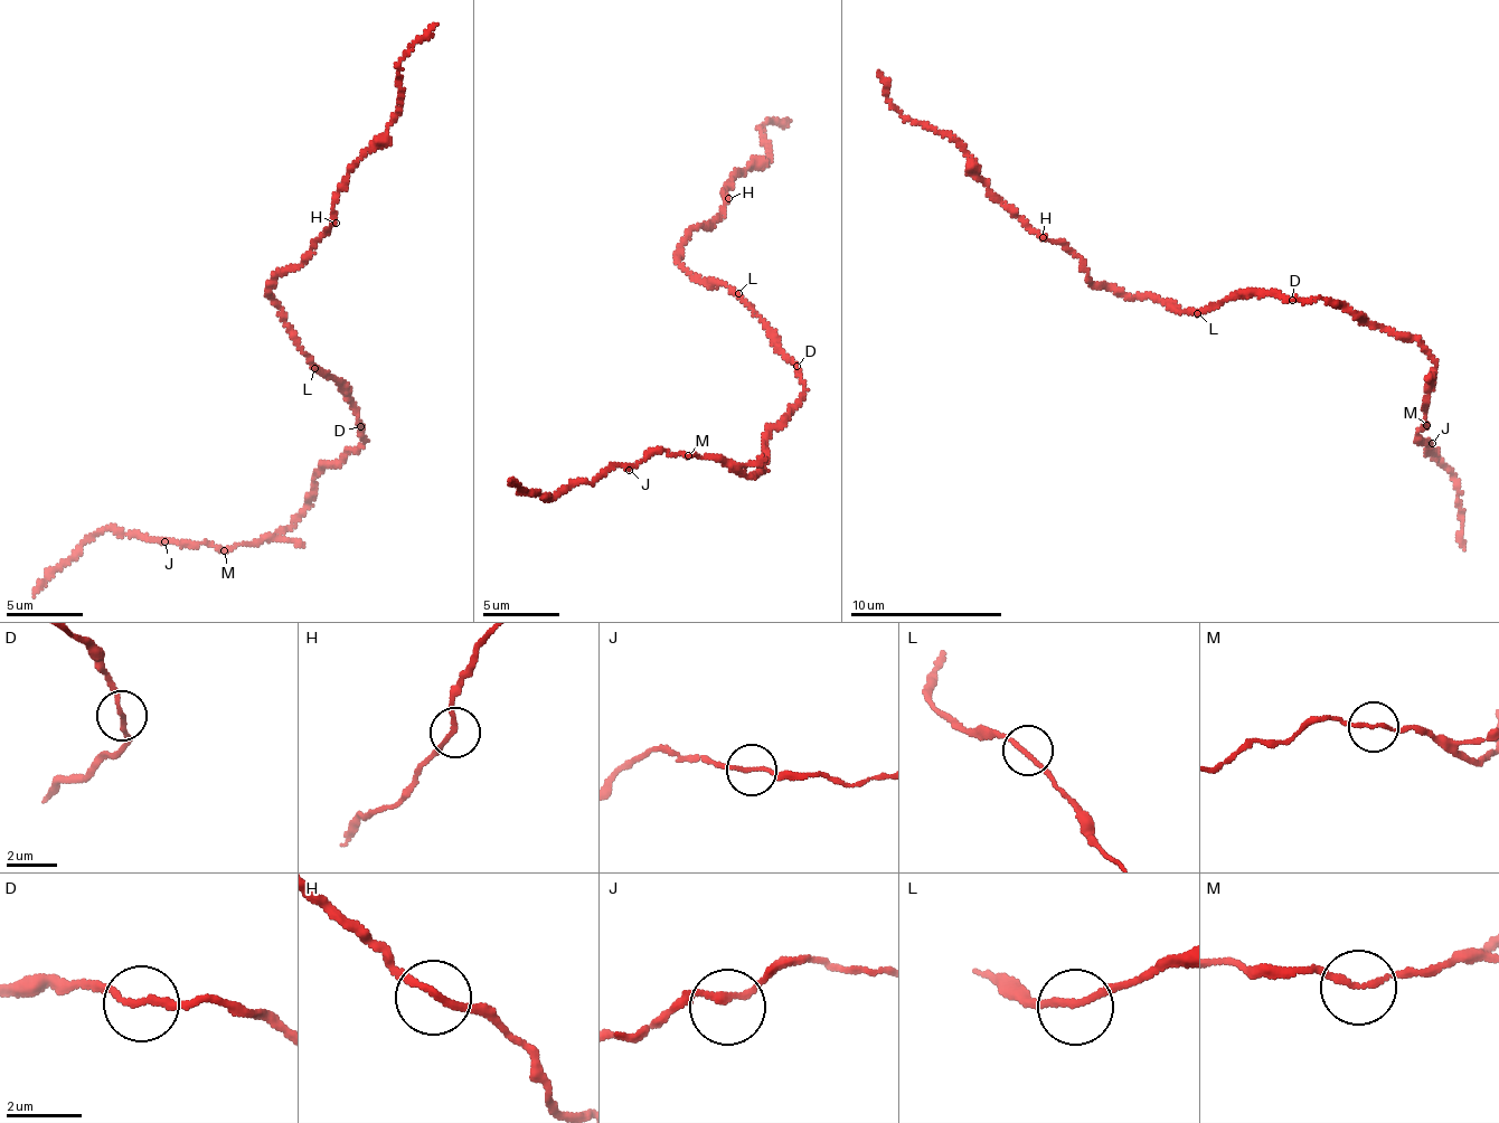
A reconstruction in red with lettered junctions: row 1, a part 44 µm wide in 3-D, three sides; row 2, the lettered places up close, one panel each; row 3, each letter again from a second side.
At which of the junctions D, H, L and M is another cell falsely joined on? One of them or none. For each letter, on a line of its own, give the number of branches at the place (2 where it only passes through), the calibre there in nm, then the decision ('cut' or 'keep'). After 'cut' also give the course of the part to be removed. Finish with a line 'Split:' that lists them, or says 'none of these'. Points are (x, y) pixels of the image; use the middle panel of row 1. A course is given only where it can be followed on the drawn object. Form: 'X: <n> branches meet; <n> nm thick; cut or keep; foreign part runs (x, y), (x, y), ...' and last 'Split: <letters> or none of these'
D: 2 branches meet; 160 nm thick; keep
H: 2 branches meet; 160 nm thick; keep
L: 2 branches meet; 160 nm thick; keep
M: 2 branches meet; 130 nm thick; keep
Split: none of these

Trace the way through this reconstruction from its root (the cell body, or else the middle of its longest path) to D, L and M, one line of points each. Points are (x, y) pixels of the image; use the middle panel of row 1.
D: (775, 343), (775, 349), (797, 366)
L: (775, 343), (775, 333), (769, 323), (738, 293)
M: (775, 343), (797, 362), (804, 399), (771, 431), (764, 472), (747, 478), (720, 461), (688, 456)

